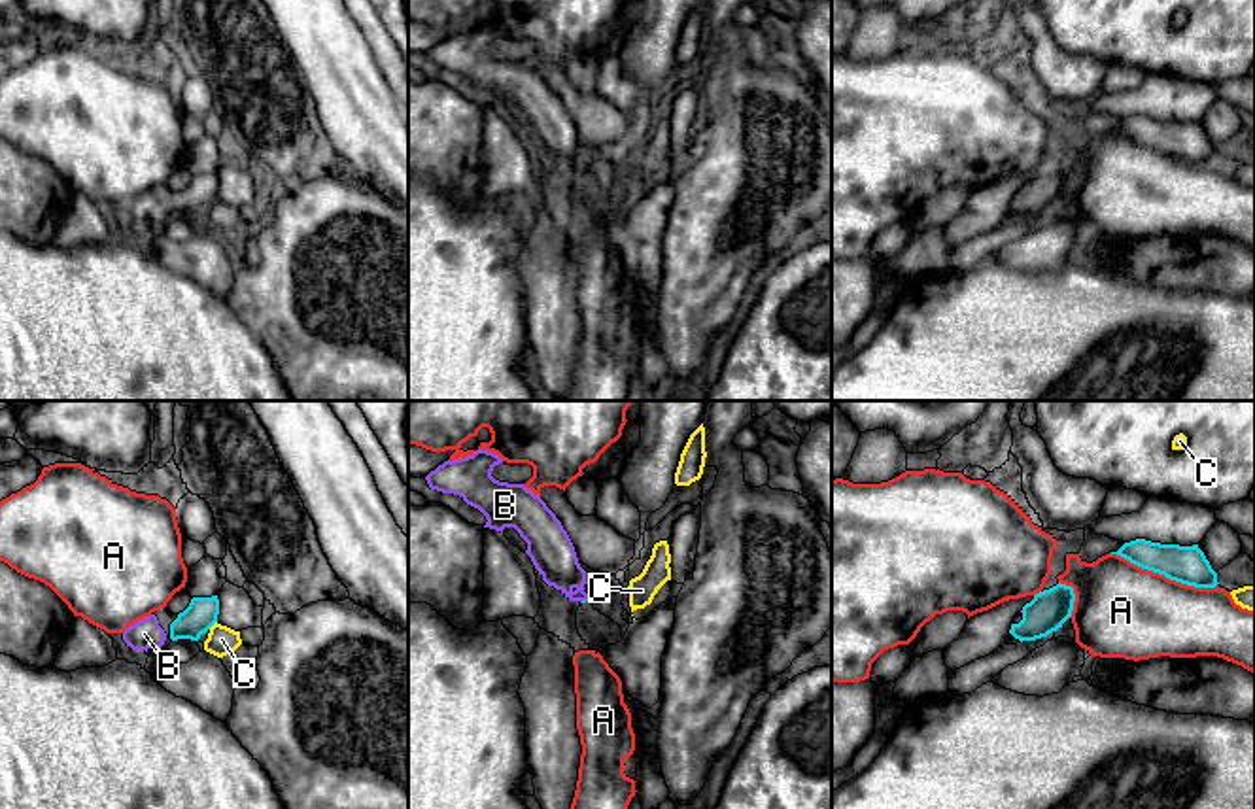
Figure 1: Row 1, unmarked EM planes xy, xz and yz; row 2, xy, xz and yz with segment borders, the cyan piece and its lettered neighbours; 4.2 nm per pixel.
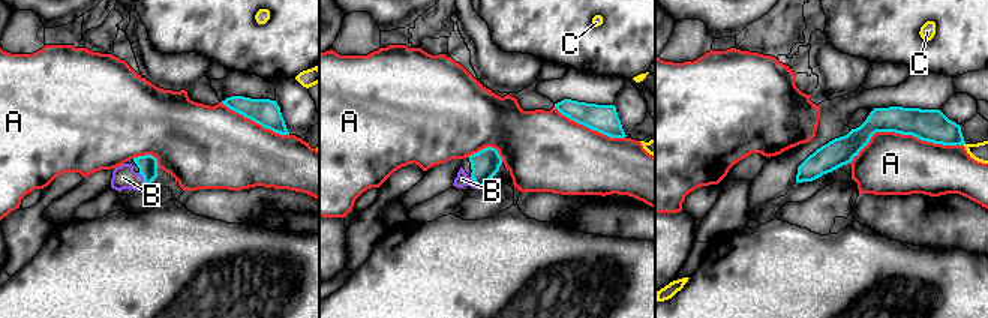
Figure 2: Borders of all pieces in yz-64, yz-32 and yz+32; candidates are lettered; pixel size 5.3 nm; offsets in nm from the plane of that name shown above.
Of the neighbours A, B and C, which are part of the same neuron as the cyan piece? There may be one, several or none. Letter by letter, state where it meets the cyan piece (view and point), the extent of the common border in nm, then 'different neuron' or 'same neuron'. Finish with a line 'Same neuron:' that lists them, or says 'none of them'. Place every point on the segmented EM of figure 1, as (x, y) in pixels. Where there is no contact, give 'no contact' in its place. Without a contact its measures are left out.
A: yz (1163, 573) | 480 nm | different neuron
B: xz (583, 602) | 40 nm | same neuron
C: xy (212, 624) | 50 nm | different neuron
Same neuron: B

